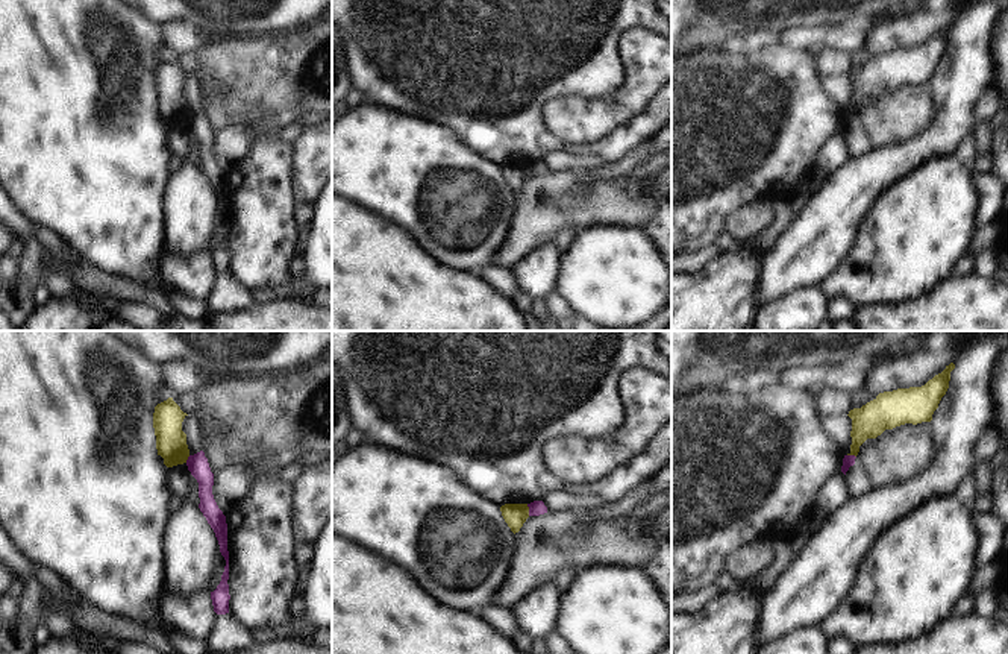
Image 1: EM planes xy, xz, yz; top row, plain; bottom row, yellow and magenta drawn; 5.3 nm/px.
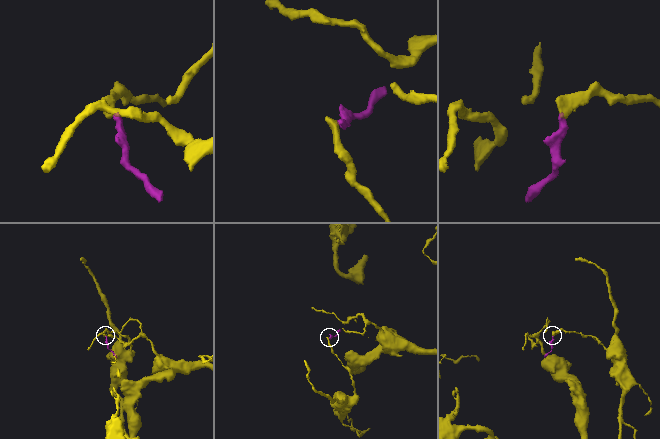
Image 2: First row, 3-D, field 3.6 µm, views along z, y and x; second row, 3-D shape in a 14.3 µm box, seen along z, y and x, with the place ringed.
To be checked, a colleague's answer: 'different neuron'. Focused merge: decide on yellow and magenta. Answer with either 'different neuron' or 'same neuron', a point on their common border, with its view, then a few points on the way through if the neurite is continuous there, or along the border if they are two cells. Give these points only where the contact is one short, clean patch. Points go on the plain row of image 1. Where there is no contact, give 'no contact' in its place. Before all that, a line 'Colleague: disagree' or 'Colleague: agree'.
Colleague: agree
different neuron; contact xz (528, 170); border xz (526, 164), (529, 175)

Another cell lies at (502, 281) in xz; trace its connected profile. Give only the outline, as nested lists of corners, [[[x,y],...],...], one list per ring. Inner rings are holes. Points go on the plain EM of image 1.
[[[485,267],[476,273],[487,285],[503,297],[514,299],[518,291],[517,281],[511,270],[502,267]]]

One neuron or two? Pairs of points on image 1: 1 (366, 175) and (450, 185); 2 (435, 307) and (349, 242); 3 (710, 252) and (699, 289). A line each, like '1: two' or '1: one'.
1: one
2: one
3: two

